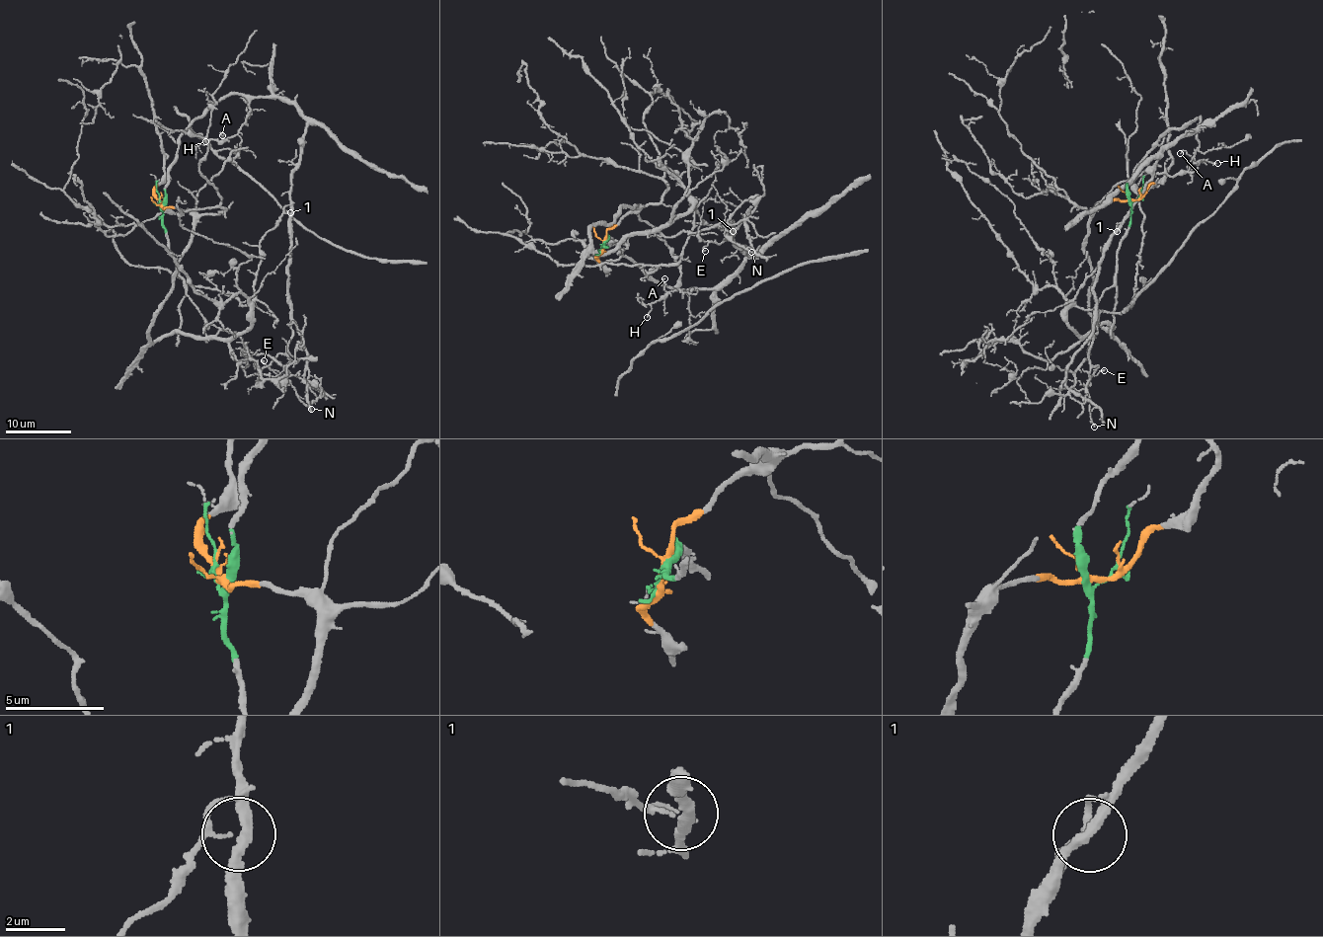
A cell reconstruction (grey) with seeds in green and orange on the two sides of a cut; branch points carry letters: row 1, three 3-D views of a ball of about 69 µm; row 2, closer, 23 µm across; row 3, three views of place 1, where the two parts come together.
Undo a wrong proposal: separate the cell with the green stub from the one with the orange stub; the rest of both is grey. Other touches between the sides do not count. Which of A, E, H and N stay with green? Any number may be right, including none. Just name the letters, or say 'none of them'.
A, E, H, N

